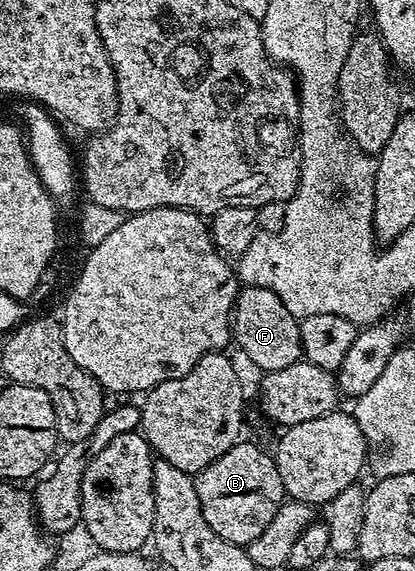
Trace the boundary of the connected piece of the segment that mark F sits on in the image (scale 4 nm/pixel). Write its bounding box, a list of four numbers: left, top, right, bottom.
[232,286,302,372]

